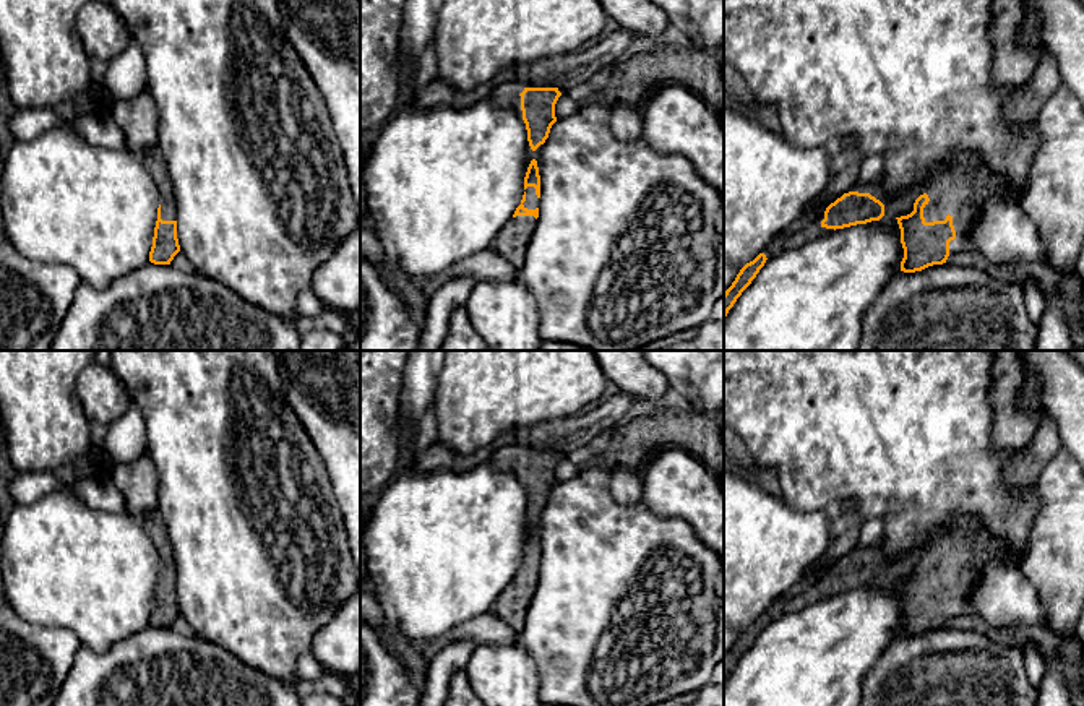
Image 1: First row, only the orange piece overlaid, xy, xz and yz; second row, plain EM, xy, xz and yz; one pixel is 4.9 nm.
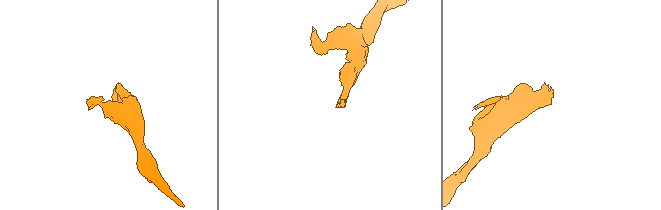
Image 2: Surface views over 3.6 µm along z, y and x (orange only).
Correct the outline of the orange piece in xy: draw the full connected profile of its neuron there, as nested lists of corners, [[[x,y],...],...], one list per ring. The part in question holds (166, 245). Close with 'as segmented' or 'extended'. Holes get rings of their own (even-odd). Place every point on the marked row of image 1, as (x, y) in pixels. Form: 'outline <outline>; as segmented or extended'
outline [[[157,146],[148,148],[140,157],[159,193],[157,221],[149,261],[154,265],[170,265],[174,256],[180,252],[174,188],[166,169],[166,161]]]; extended

